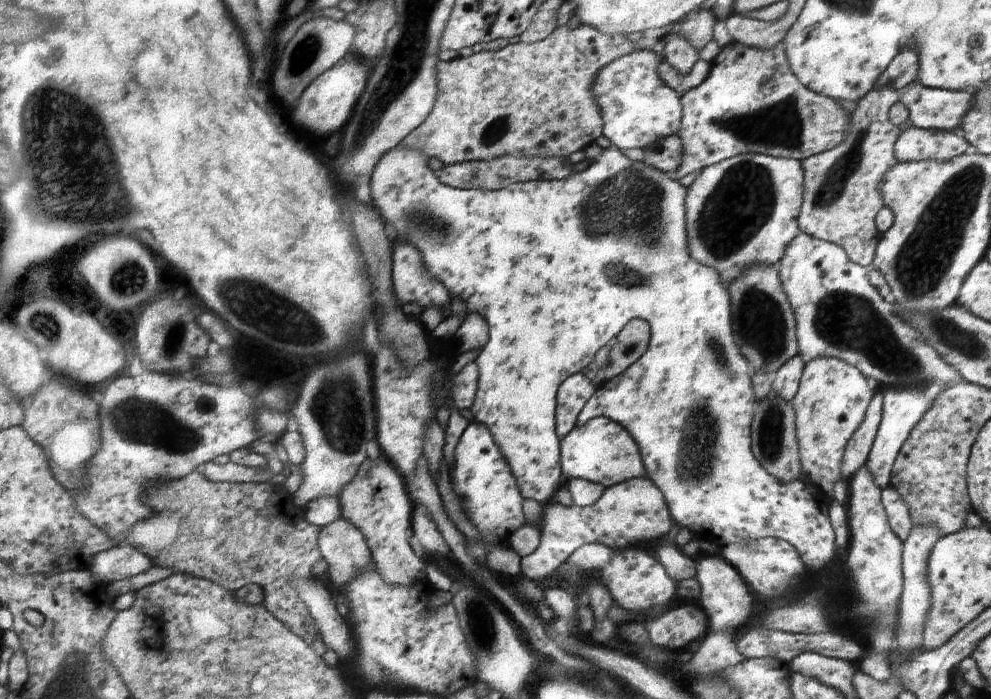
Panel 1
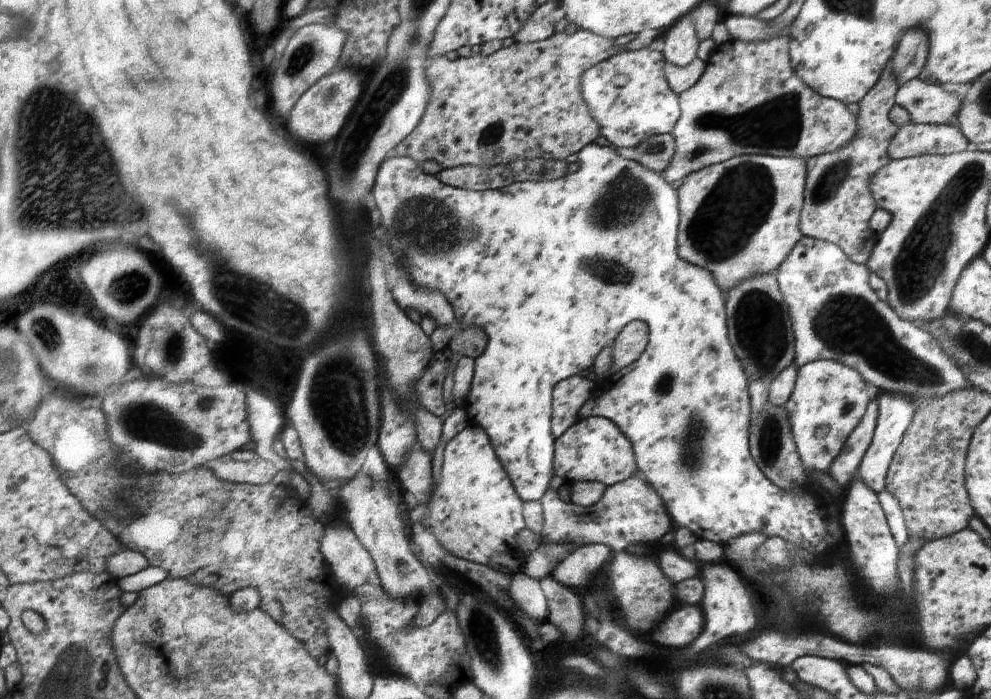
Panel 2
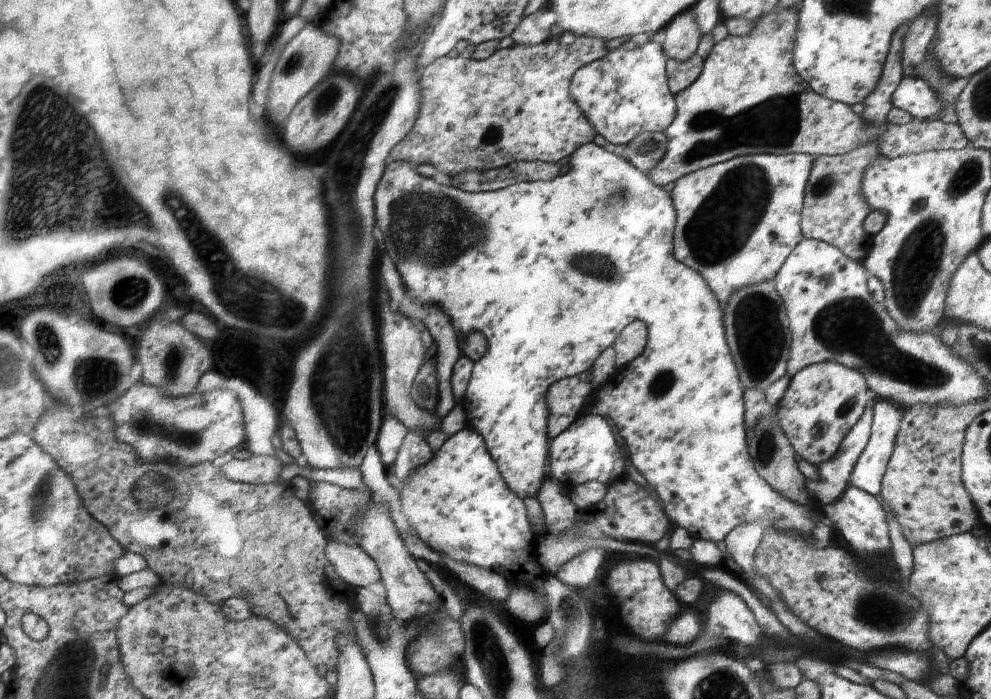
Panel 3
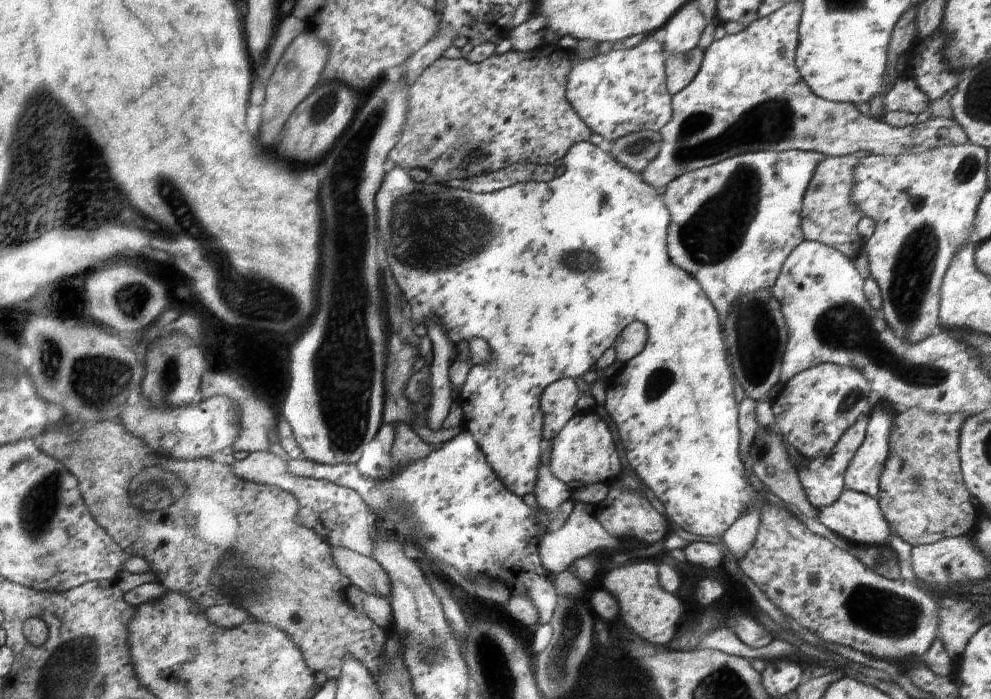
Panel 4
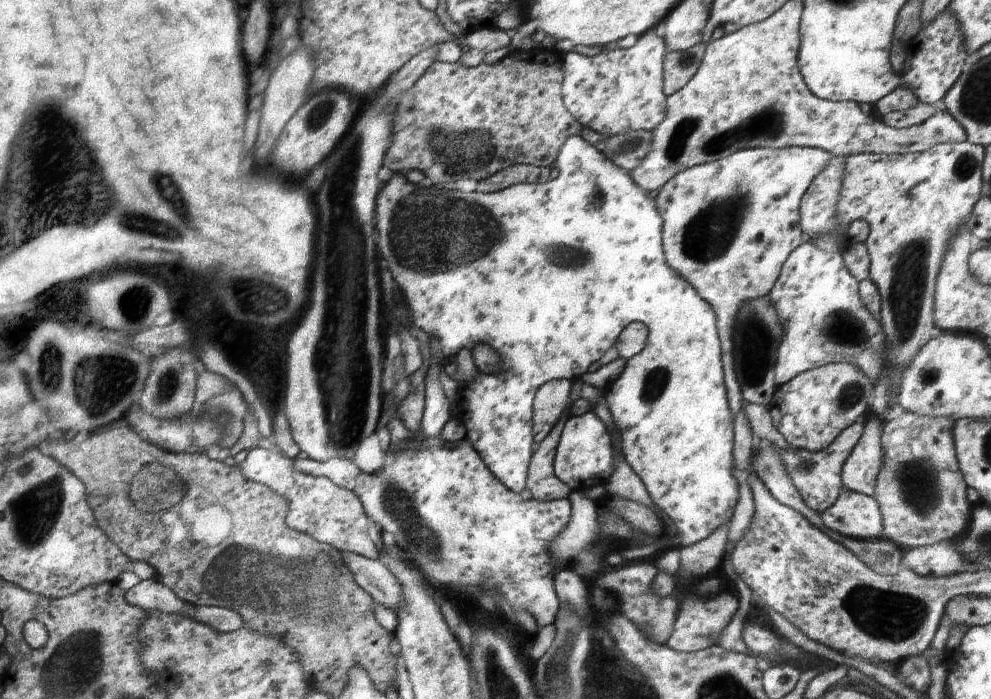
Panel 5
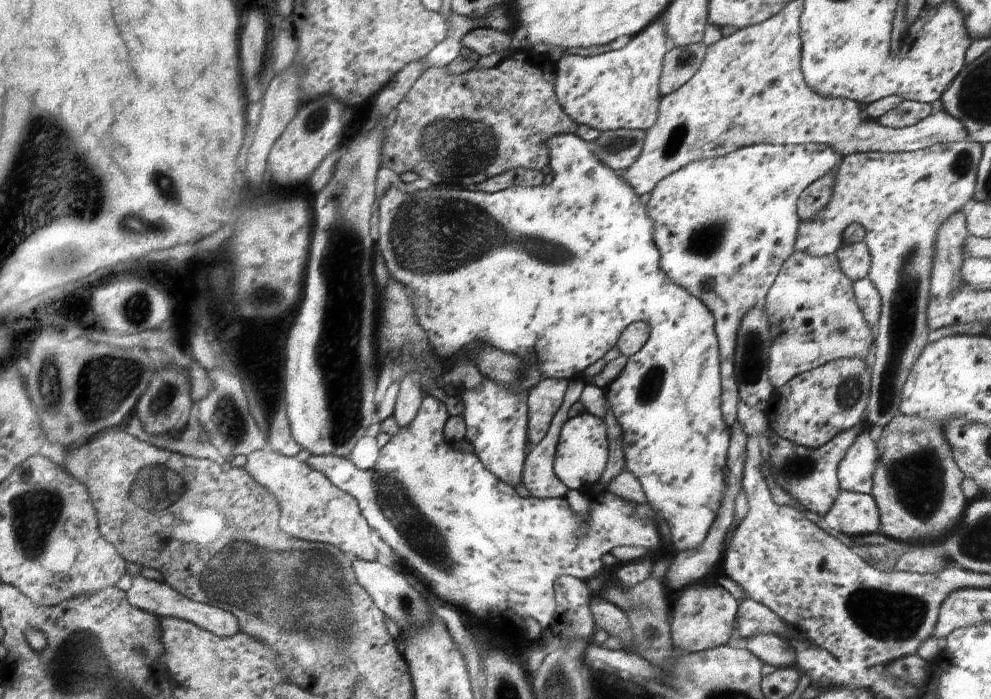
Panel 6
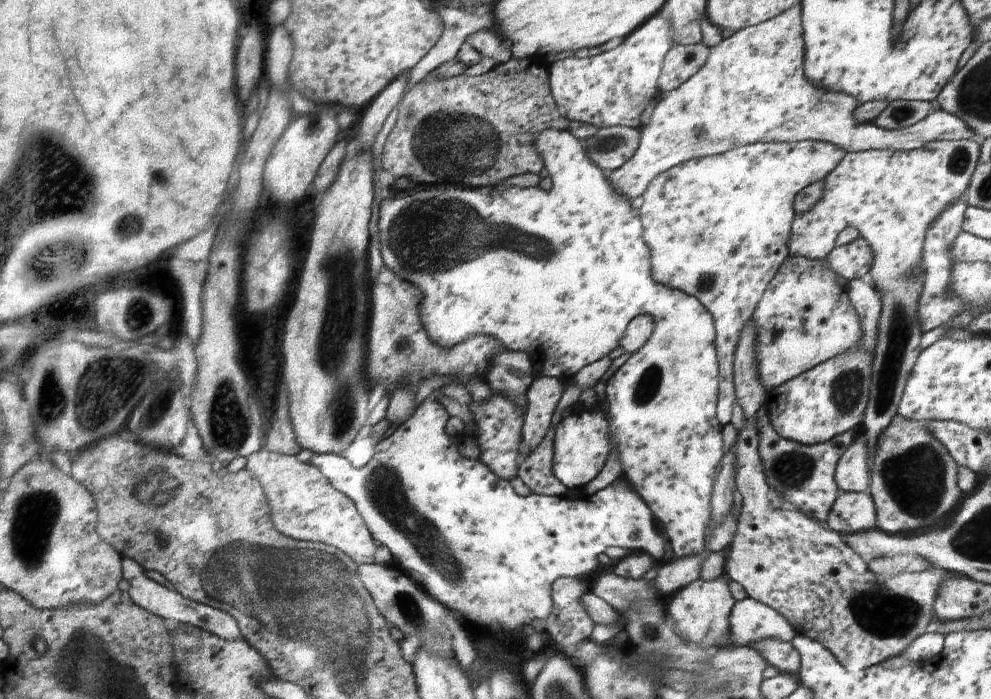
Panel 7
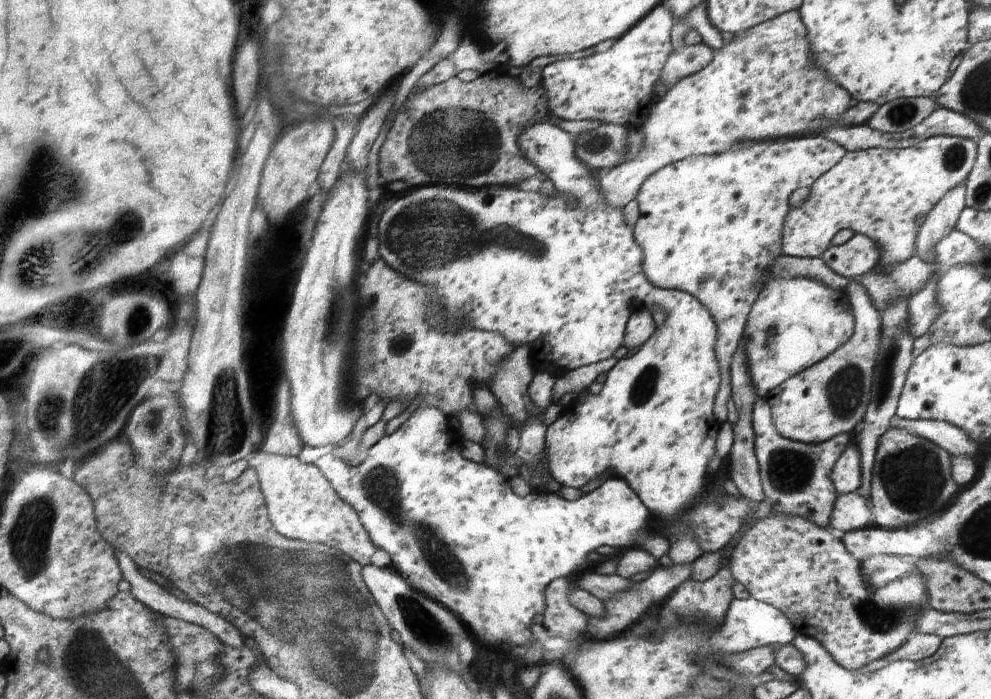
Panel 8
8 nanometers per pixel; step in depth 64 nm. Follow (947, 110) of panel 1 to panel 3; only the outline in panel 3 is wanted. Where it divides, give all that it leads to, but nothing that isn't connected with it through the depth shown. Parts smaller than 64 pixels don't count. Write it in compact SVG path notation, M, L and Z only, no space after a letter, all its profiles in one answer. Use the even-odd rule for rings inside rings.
M918 75L903 76L893 94L893 106L912 114L914 119L921 121L936 119L944 108L934 89Z

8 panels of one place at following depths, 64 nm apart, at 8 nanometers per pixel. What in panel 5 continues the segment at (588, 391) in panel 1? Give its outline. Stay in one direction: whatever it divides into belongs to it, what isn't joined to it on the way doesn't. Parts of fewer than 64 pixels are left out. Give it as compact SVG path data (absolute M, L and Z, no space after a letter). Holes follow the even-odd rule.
M558 379L542 383L534 396L533 421L534 442L540 444L558 424L564 410L571 406L572 382L570 379Z

